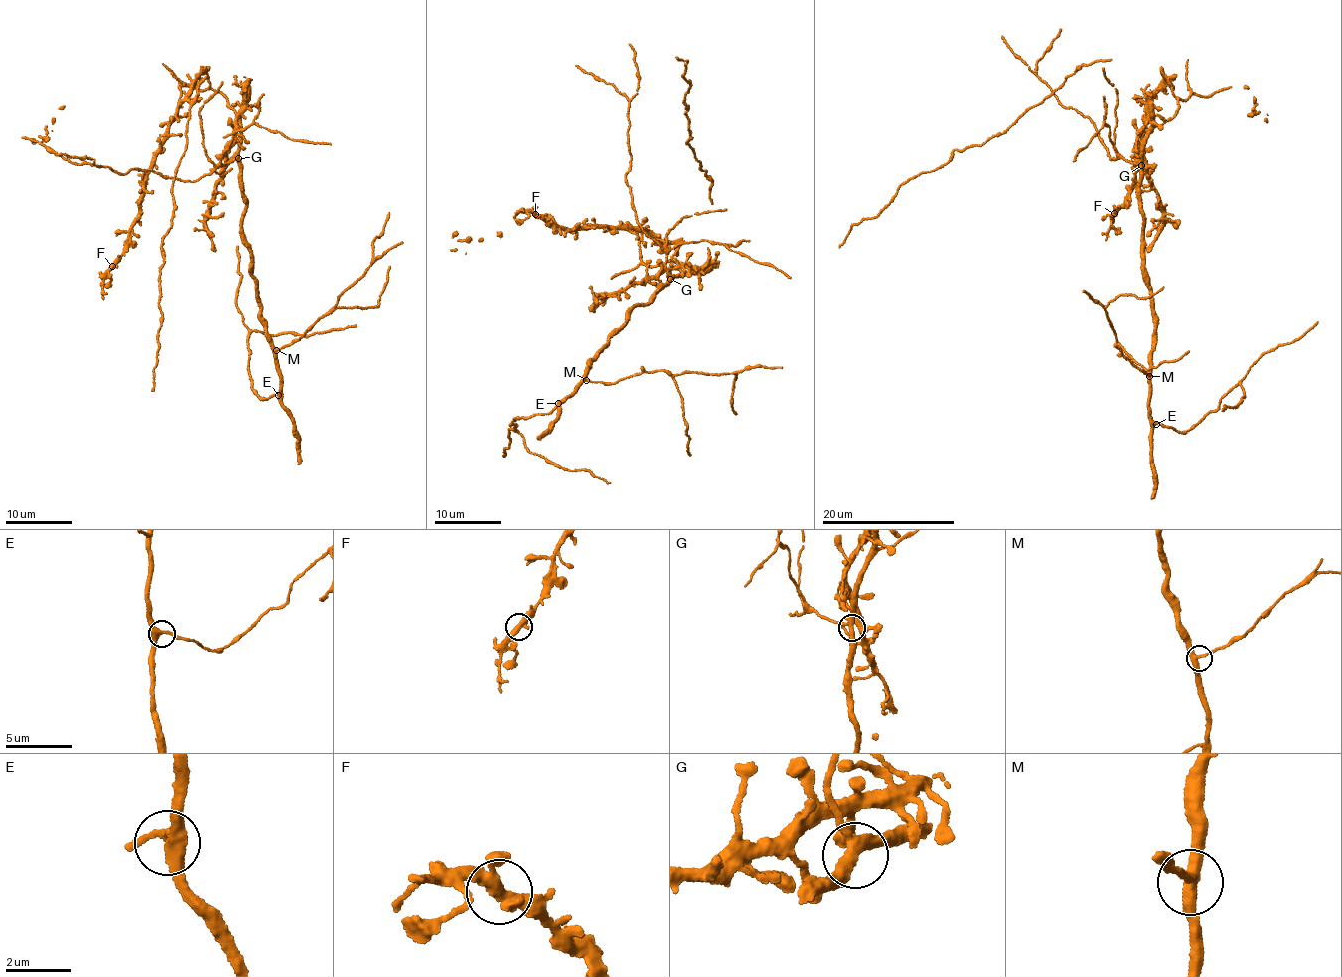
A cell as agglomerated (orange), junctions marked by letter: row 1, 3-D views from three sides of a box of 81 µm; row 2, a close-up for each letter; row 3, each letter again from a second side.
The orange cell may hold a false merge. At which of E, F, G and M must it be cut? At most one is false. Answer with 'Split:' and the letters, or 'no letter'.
Split: no letter

